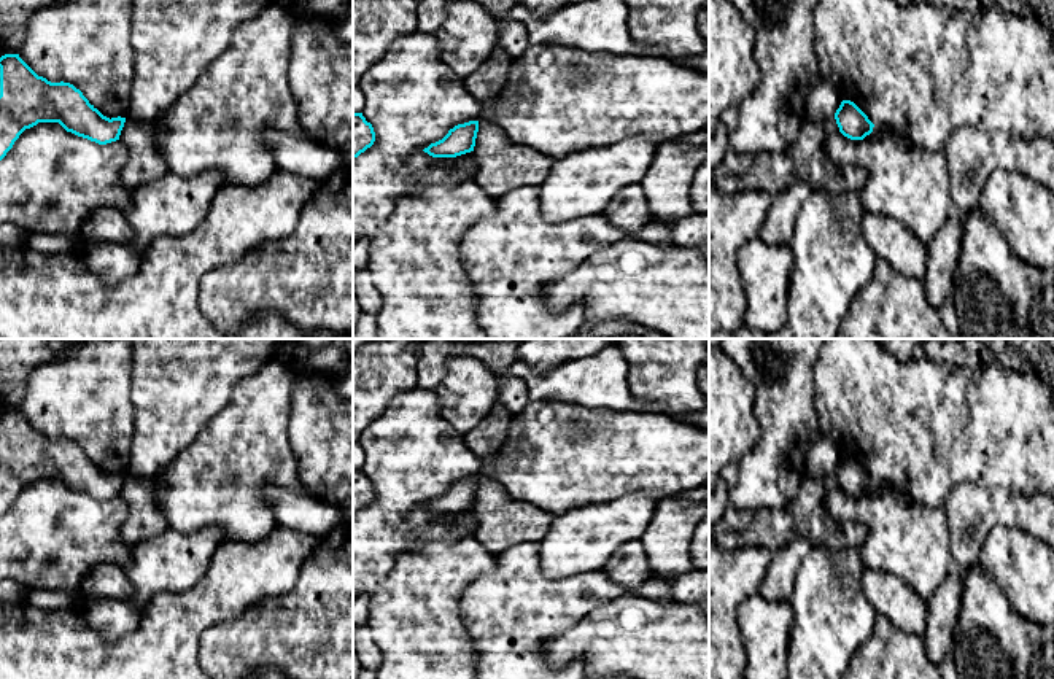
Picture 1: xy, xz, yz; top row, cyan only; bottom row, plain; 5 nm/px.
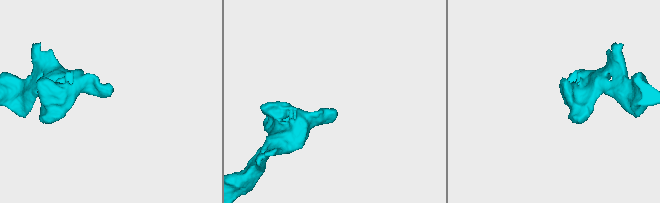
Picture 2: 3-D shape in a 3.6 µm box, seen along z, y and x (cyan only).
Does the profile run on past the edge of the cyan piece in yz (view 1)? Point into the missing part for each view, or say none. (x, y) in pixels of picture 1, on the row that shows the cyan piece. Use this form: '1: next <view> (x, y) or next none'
1: next none

